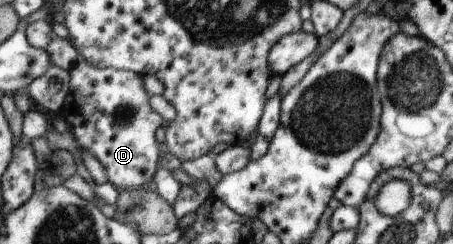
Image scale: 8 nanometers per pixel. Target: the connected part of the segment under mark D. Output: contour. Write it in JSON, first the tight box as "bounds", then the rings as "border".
{"bounds":[44,37,162,191],"border":[[[53,37],[44,51],[49,55],[52,66],[68,72],[70,91],[66,96],[66,107],[60,115],[72,132],[79,151],[81,149],[91,153],[103,167],[106,180],[117,191],[141,188],[141,185],[149,183],[159,161],[159,143],[155,139],[155,129],[161,125],[162,118],[152,111],[148,103],[149,97],[142,87],[141,75],[126,70],[94,67],[79,56],[69,41],[57,37]]]}

